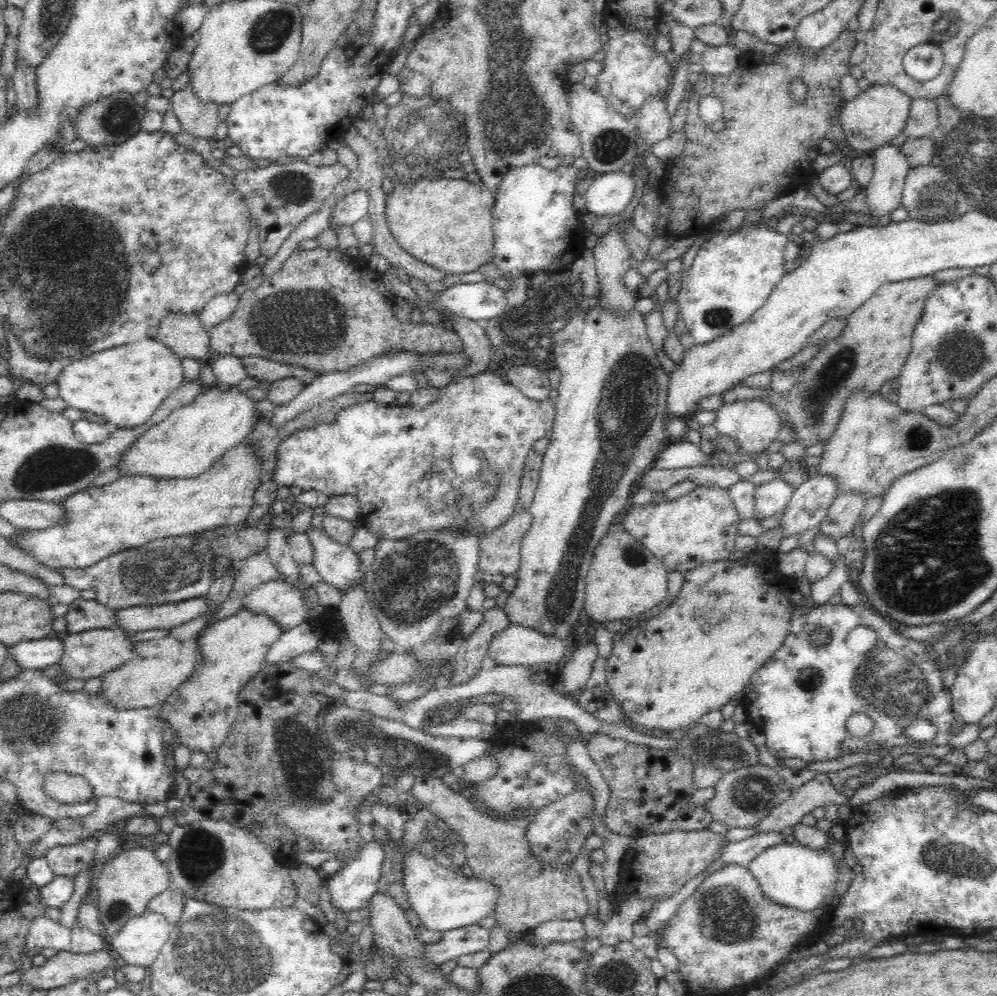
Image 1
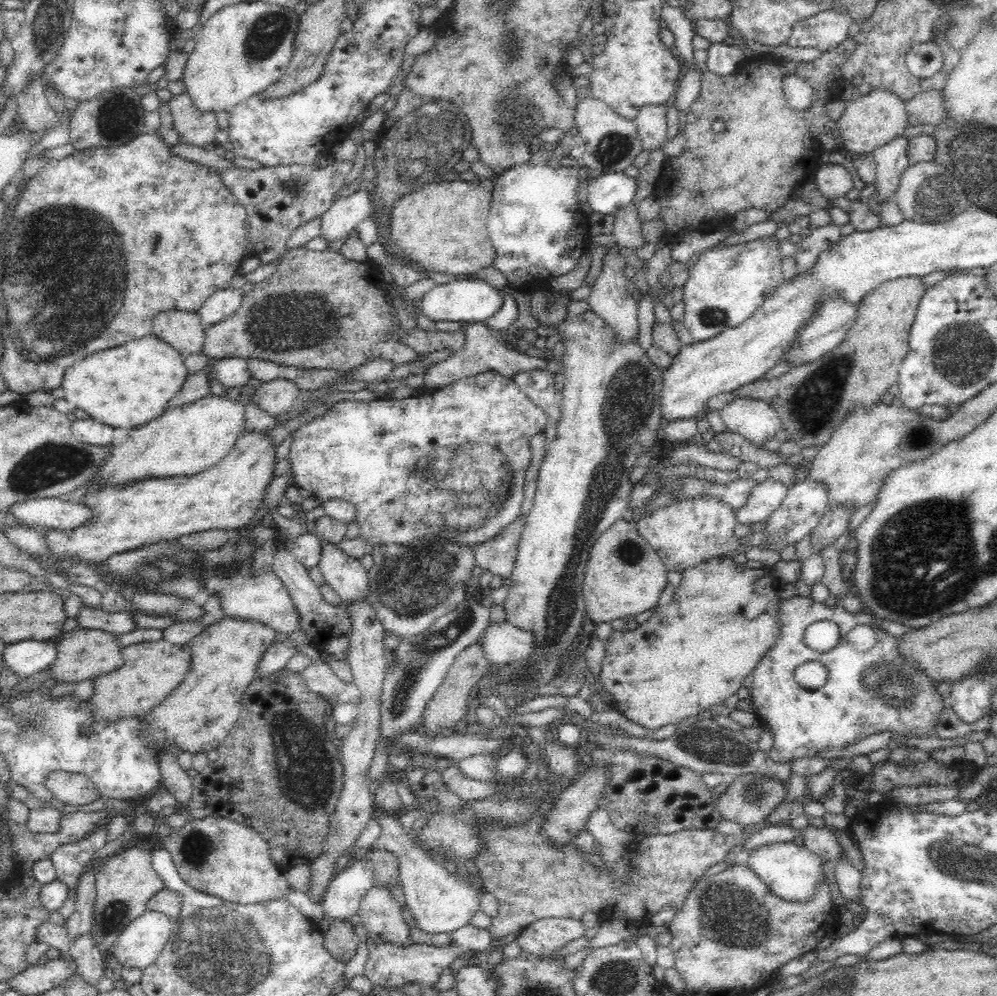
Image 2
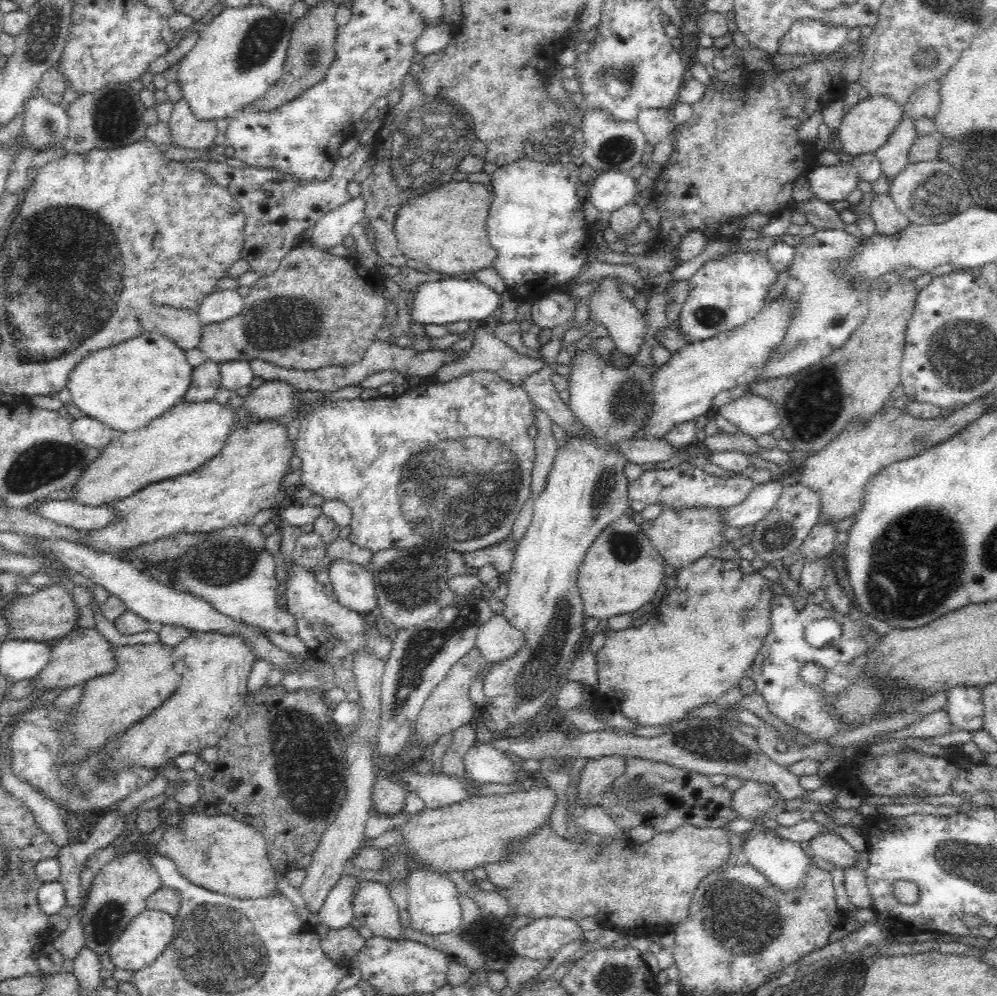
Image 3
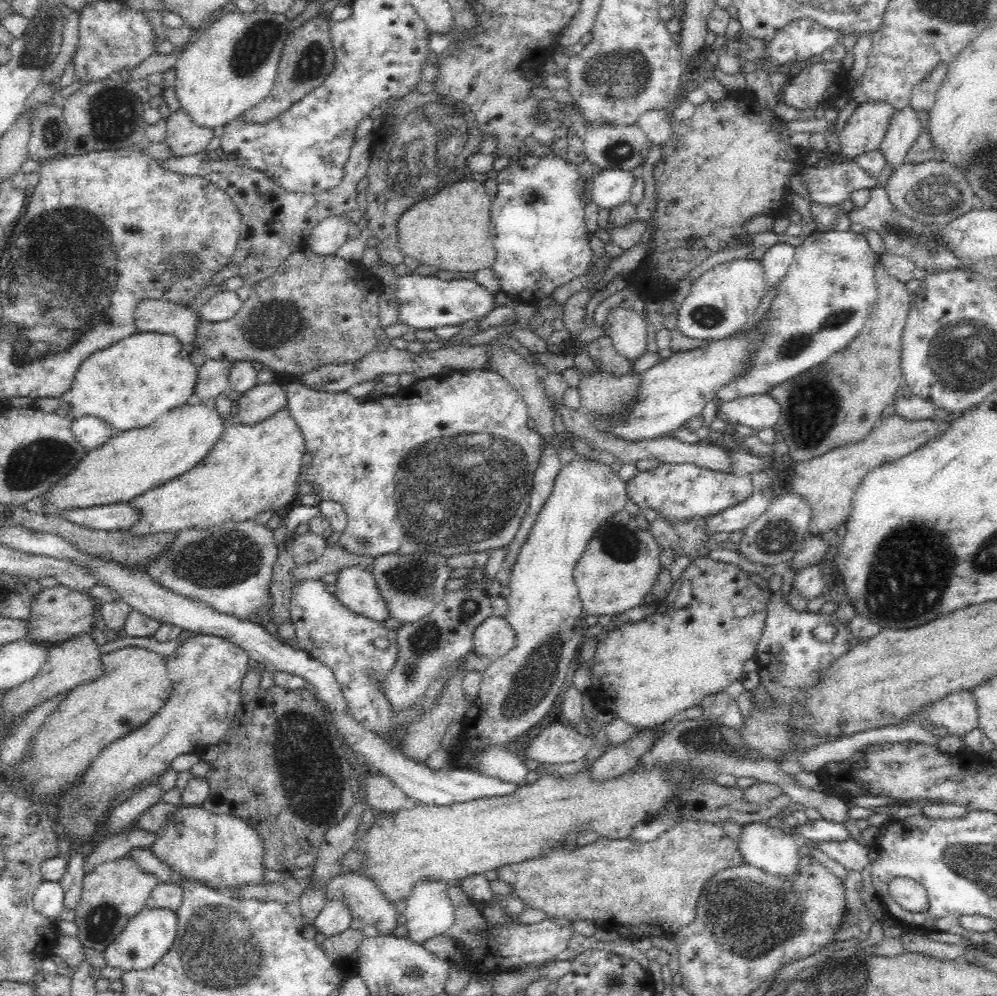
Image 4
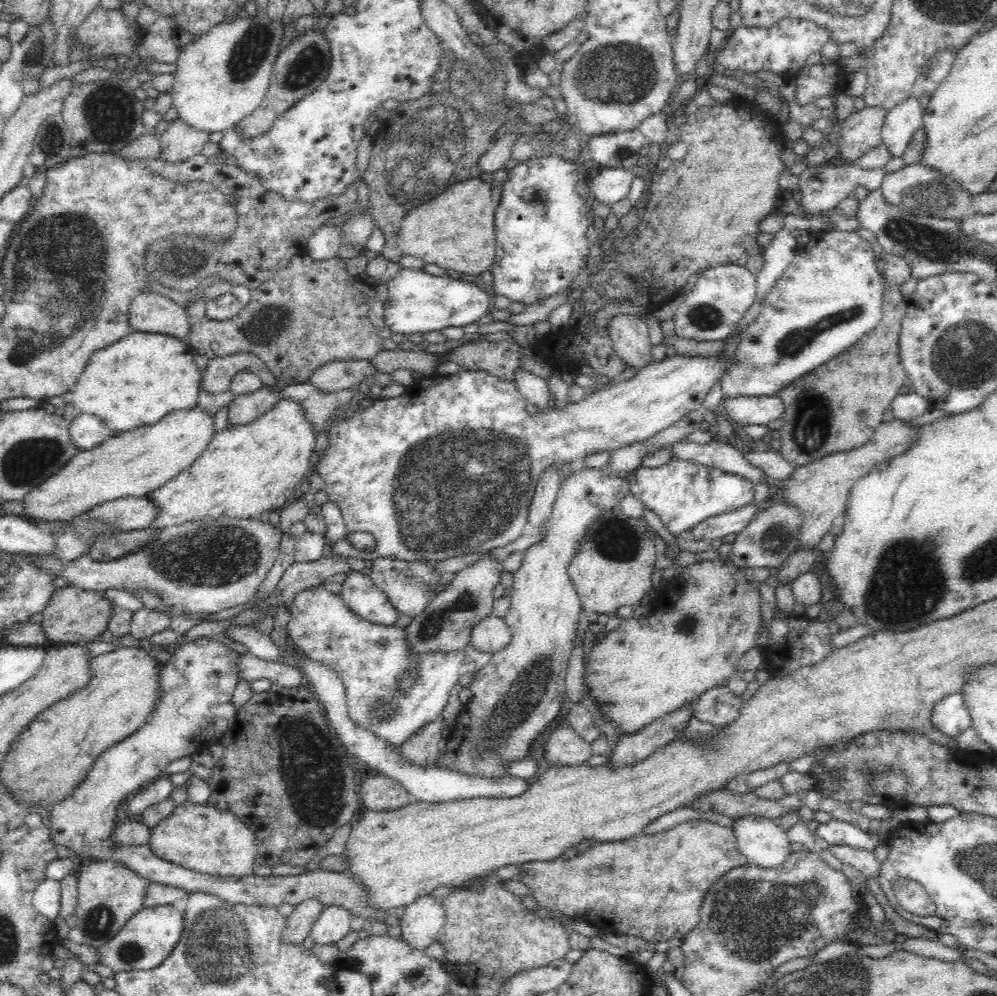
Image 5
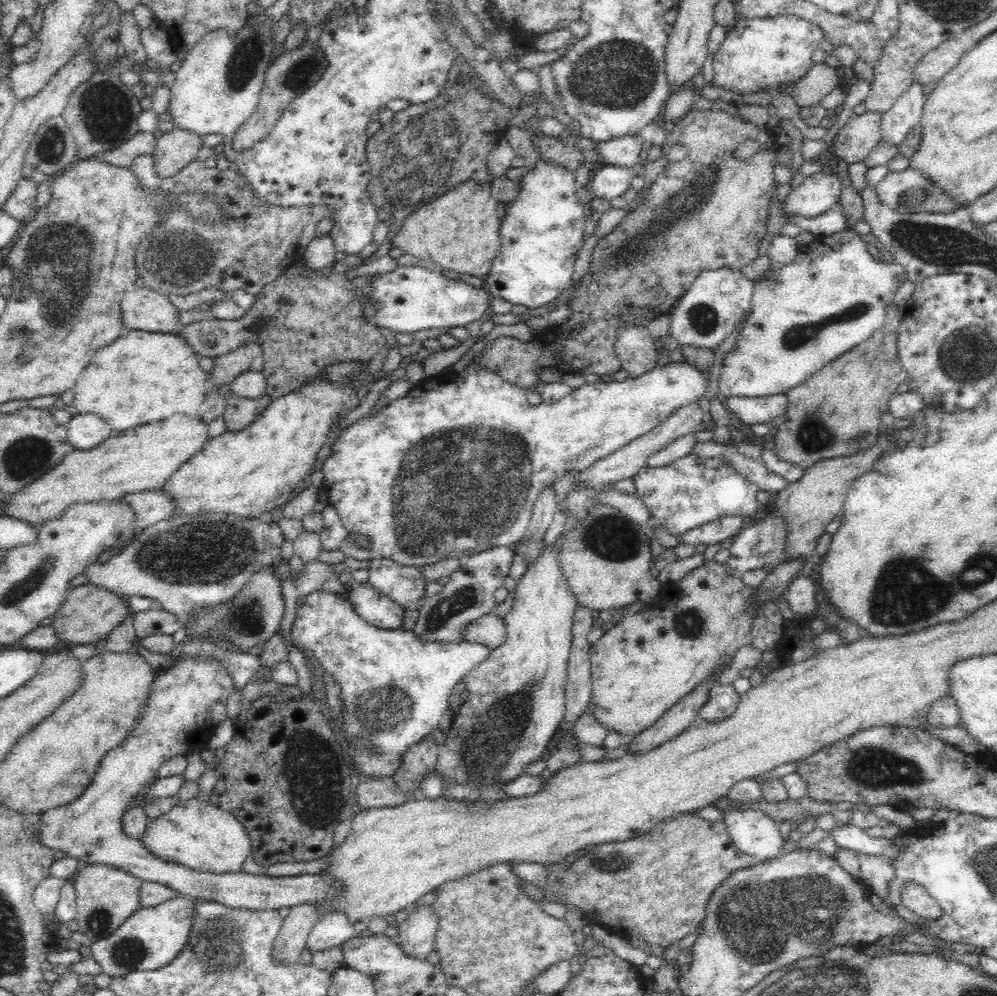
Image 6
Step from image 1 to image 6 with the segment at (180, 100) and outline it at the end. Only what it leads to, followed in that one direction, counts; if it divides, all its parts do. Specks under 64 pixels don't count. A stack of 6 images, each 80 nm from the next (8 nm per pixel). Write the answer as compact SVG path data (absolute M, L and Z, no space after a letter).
M173 126L171 131L164 132L157 138L157 145L153 152L155 170L159 176L174 176L182 166L197 158L198 151L203 147L202 134L196 134L191 130Z

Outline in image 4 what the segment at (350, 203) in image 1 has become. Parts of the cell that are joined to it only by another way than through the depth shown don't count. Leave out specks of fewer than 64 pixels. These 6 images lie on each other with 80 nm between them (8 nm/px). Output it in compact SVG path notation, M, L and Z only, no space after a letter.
M347 213L342 215L331 215L323 219L320 224L312 228L307 246L316 254L332 254L348 239L350 222L346 218Z

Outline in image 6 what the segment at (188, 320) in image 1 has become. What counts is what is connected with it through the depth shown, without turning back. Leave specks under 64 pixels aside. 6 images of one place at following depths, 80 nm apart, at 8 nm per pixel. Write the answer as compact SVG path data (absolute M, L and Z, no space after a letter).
M138 288L123 294L121 315L129 331L163 332L182 335L184 324L179 320L182 310L159 292Z

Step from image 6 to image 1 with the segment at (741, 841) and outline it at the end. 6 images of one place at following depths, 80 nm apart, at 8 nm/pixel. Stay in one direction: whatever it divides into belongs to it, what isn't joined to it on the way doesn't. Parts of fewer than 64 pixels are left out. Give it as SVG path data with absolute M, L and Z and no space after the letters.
M800 843L774 844L765 848L754 860L751 860L748 869L760 885L763 896L785 908L816 911L816 908L829 906L826 900L832 890L841 892L838 886L837 858L829 850L823 848L812 850Z

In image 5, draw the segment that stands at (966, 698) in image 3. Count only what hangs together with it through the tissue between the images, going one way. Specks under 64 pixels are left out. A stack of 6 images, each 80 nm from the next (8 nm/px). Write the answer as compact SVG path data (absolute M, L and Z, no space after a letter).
M962 692L945 696L936 702L930 712L930 723L940 732L952 737L972 727L970 711Z

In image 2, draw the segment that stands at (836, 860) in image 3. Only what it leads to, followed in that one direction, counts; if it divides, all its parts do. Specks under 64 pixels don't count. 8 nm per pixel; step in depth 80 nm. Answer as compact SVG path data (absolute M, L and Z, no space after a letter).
M807 825L800 830L800 835L803 846L823 858L825 862L833 863L838 856L845 856L842 846L829 828Z

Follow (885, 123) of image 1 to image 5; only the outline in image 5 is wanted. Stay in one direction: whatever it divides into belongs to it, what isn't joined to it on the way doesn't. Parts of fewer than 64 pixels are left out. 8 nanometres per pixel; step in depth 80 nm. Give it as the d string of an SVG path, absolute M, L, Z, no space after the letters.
M864 106L861 110L854 110L844 120L843 128L838 137L838 155L848 160L858 160L860 156L881 144L881 130L887 115L887 110L881 106Z

